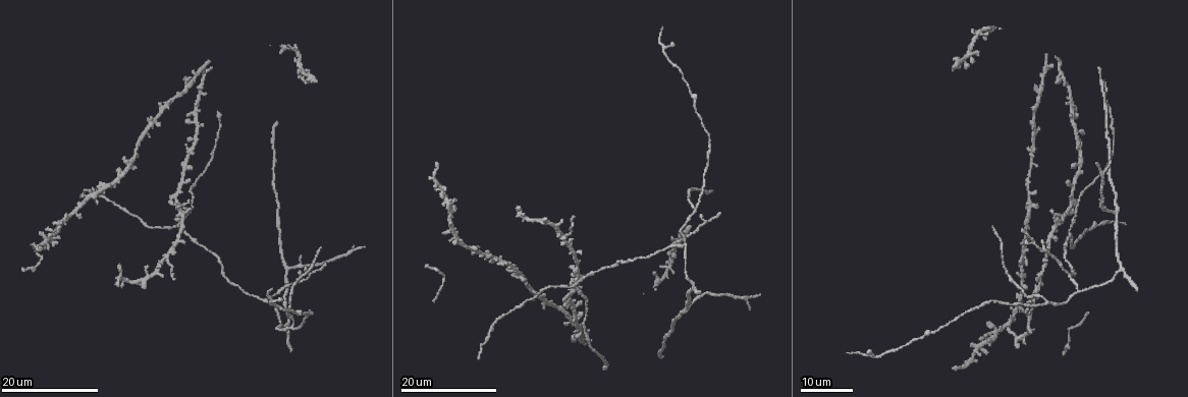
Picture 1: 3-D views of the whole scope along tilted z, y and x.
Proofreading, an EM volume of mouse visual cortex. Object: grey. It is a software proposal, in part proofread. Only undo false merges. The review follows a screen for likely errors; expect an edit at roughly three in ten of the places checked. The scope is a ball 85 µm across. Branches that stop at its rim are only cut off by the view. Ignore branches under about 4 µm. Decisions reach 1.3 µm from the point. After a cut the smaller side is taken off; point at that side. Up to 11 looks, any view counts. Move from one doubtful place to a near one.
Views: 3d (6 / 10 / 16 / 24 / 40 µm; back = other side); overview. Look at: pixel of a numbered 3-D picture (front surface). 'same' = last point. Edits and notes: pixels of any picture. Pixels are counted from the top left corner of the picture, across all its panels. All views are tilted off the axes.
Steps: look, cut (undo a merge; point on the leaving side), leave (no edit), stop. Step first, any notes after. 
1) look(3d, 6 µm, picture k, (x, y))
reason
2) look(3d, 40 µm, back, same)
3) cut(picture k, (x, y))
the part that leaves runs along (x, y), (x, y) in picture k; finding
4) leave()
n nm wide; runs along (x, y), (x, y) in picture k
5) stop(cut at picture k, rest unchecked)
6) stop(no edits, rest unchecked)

look(3d, 24 µm, picture 1, (684, 243))
three arms meet

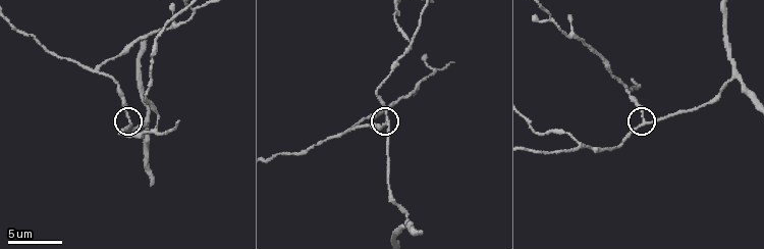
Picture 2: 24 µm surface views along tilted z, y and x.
look(3d, 10 µm, picture 2, (389, 120))

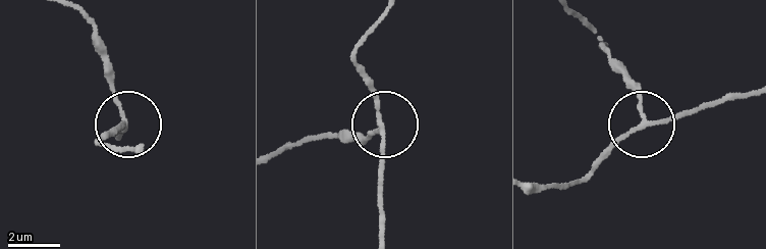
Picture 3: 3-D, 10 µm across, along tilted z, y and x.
leave()
side arm 58 µm; runs along (295, 145), (380, 128), (357, 51) in picture 3; continuous, no second neuron

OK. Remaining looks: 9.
look(3d, 16 µm, picture 2, (411, 47))
three-way junction

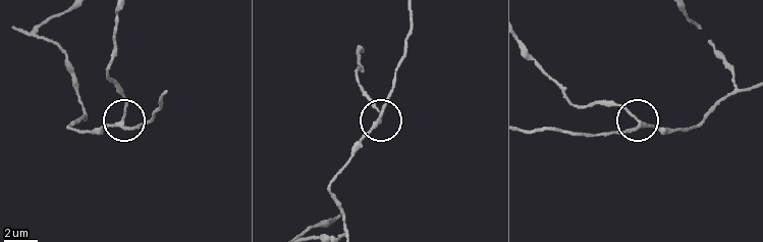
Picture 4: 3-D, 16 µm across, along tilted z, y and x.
look(3d, 16 µm, back, picture 4, (638, 121))
other side

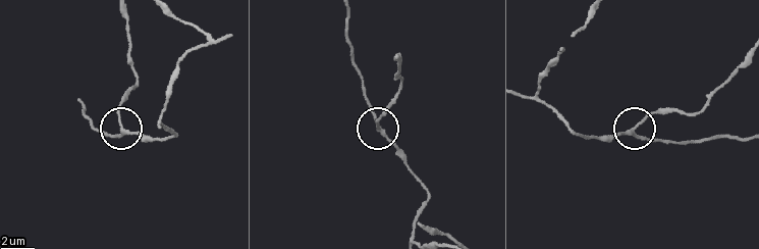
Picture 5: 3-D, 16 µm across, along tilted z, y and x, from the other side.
leave()
runs along (413, 239), (427, 193), (377, 130), (384, 114) in picture 5; one neuron here

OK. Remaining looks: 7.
look(3d, 24 µm, picture 1, (289, 268))
two arms in line, one across

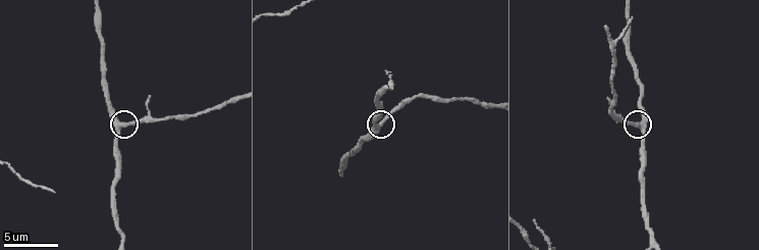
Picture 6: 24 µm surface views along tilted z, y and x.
look(3d, 10 µm, picture 6, (380, 124))

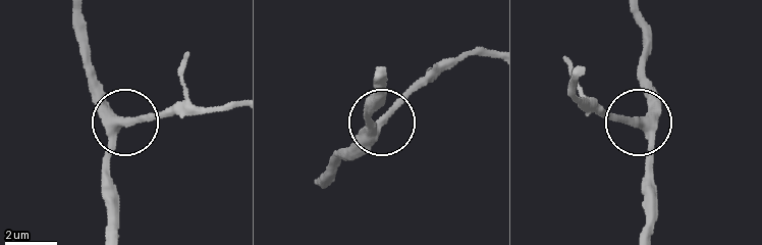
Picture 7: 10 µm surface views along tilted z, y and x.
leave()
side arm 19 µm; 3 arms; one neuron here

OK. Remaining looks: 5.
look(3d, 24 µm, picture 1, (564, 236))
thin arm on a thick one

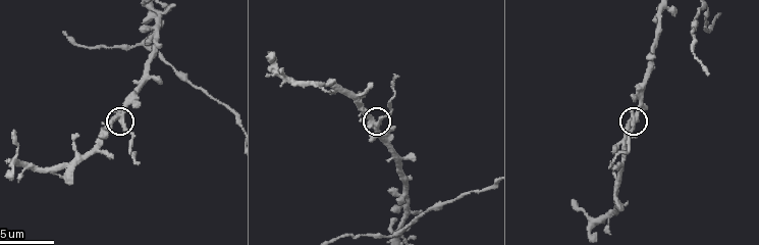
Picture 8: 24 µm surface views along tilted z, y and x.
look(3d, 6 µm, picture 8, (118, 119))

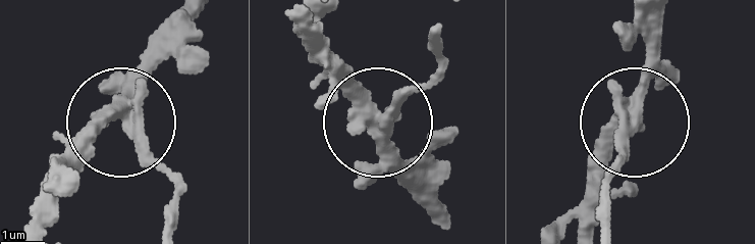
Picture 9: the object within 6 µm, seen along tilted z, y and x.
cut(picture 9, (153, 159))
4 arms; the part that leaves runs along (132, 120), (148, 162), (178, 195), (171, 234) in picture 9; a second neuron is stuck on

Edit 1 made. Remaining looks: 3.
look(overview)
see it whole again

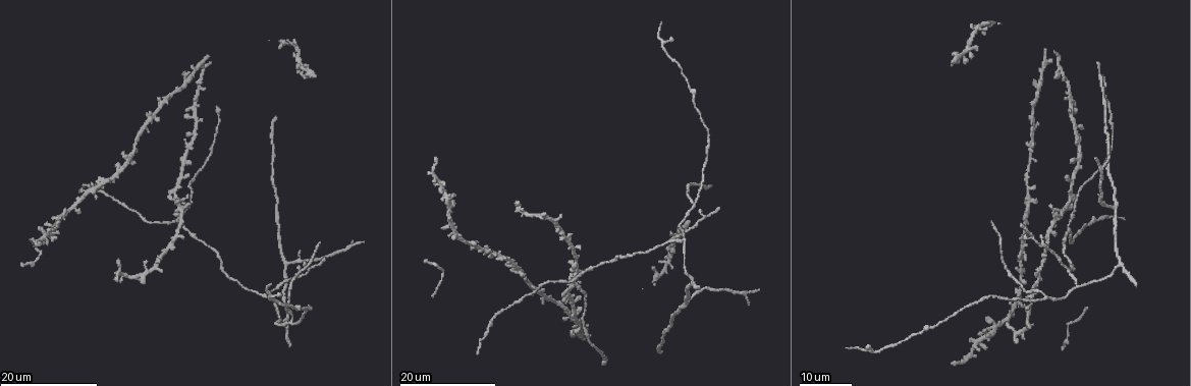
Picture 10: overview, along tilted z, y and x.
look(3d, 16 µm, picture 10, (666, 241))
arms part here

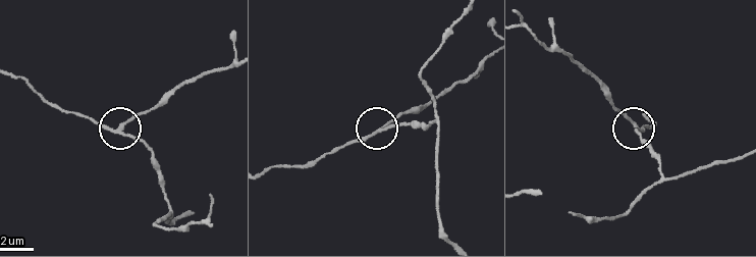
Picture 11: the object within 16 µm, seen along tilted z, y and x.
look(3d, 6 µm, picture 11, (123, 127))
zoom in

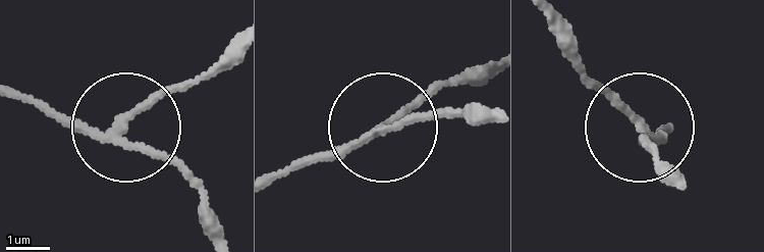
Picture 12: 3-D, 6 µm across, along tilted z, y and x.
cut(picture 12, (168, 88))
3 arms; two neurons meet here

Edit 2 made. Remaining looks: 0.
stop(cut at picture 9, cut at picture 12, rest unchecked)

